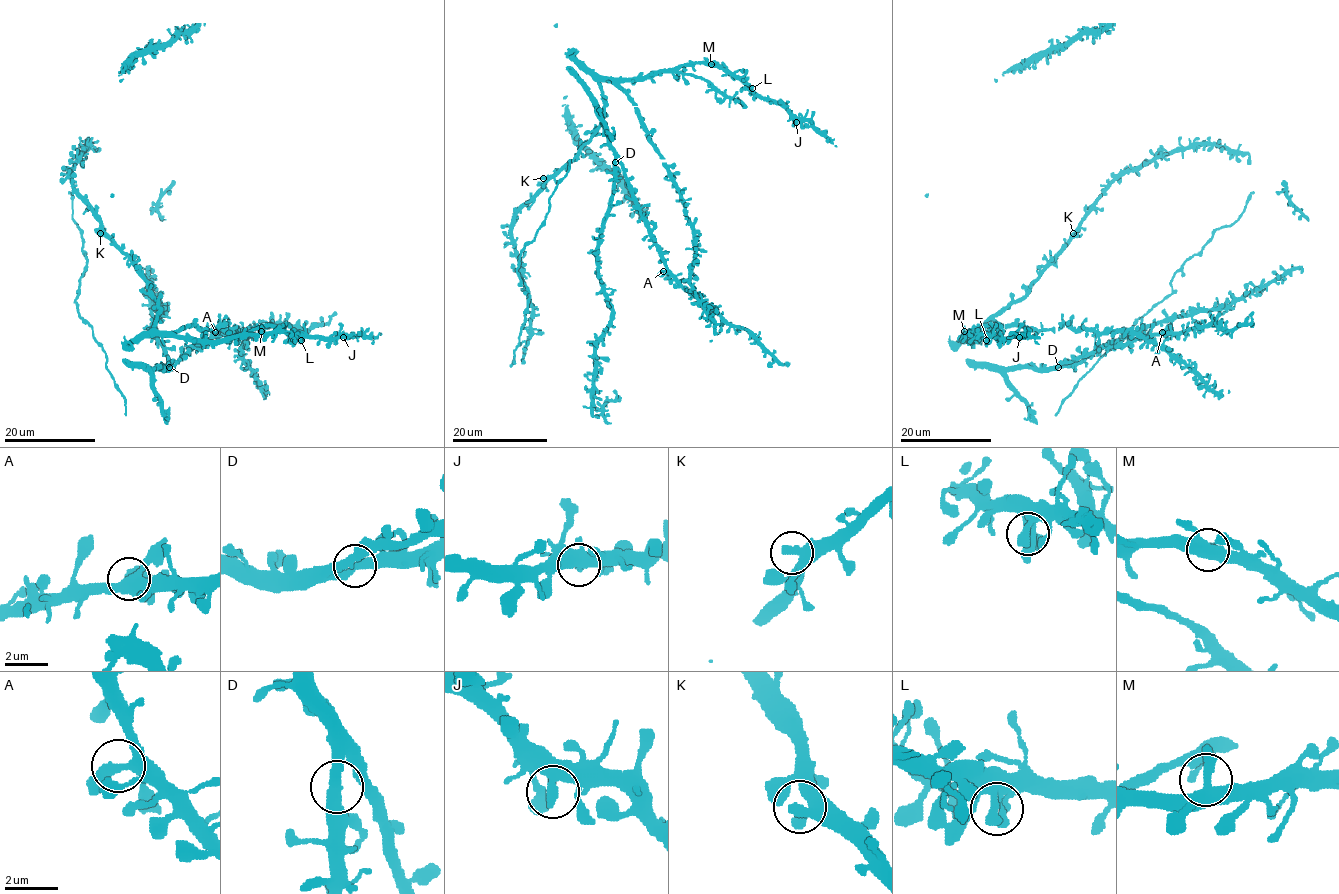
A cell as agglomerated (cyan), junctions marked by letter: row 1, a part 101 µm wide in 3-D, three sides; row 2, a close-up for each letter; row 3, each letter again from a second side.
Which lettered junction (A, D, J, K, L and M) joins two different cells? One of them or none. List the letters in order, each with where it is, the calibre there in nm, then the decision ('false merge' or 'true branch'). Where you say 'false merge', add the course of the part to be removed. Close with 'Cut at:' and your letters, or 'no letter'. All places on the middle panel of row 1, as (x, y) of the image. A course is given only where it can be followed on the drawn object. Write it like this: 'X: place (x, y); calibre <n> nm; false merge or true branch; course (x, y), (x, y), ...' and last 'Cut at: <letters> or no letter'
A: place (663, 271); calibre 400 nm; true branch
D: place (615, 162); calibre 400 nm; true branch
J: place (796, 122); calibre 380 nm; true branch
K: place (543, 178); calibre 360 nm; true branch
L: place (752, 88); calibre 360 nm; true branch
M: place (711, 64); calibre 440 nm; true branch
Cut at: no letter

